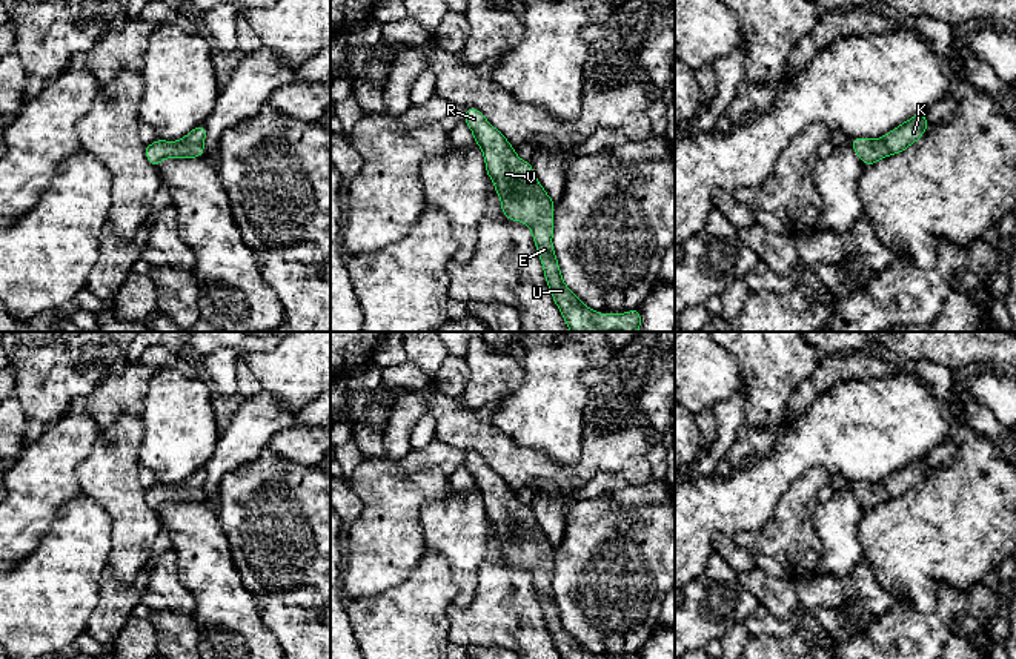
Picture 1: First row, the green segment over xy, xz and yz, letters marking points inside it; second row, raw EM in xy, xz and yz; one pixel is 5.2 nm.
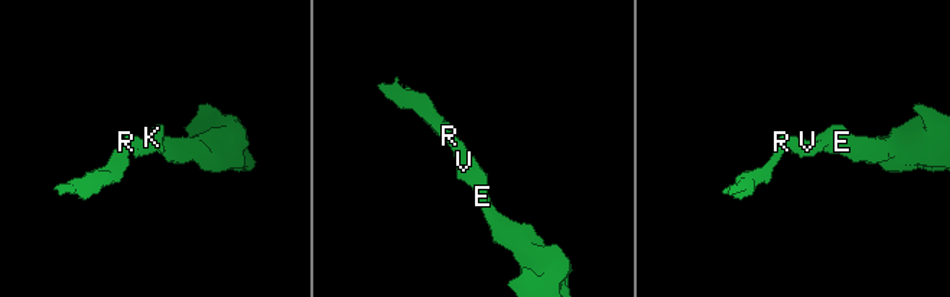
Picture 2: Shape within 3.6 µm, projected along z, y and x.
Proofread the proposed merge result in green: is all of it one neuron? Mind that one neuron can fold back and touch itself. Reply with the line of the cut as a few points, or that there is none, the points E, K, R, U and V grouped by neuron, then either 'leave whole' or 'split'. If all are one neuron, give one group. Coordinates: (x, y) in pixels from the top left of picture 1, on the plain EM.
no cut | E K R U V | leave whole

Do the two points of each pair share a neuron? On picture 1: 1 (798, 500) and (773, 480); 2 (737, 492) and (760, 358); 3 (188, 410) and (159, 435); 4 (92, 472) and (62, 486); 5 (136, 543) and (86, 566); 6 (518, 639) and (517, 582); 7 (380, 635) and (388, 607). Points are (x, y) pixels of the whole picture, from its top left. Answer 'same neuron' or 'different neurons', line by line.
1: different neurons
2: different neurons
3: same neuron
4: different neurons
5: different neurons
6: same neuron
7: same neuron

